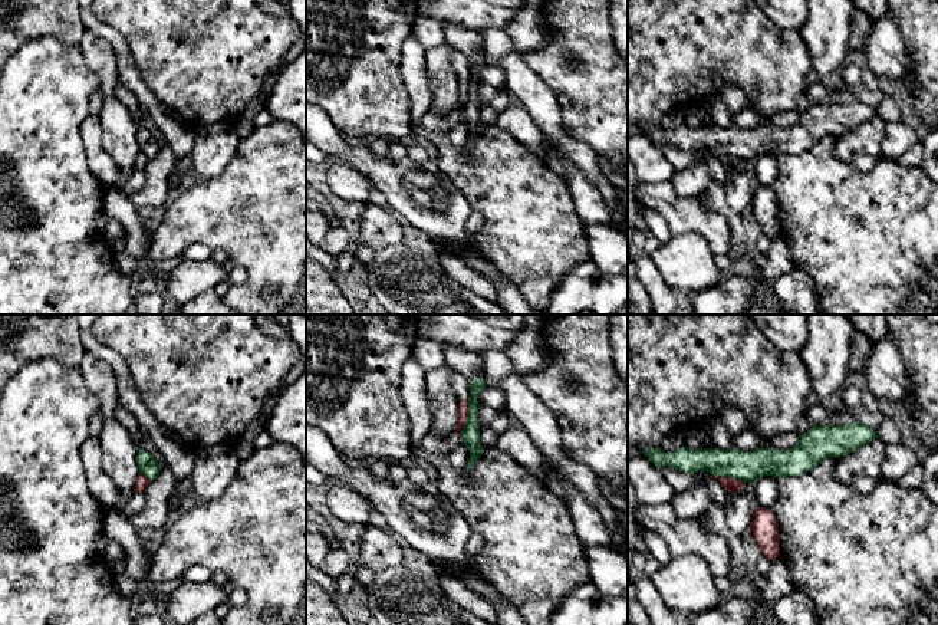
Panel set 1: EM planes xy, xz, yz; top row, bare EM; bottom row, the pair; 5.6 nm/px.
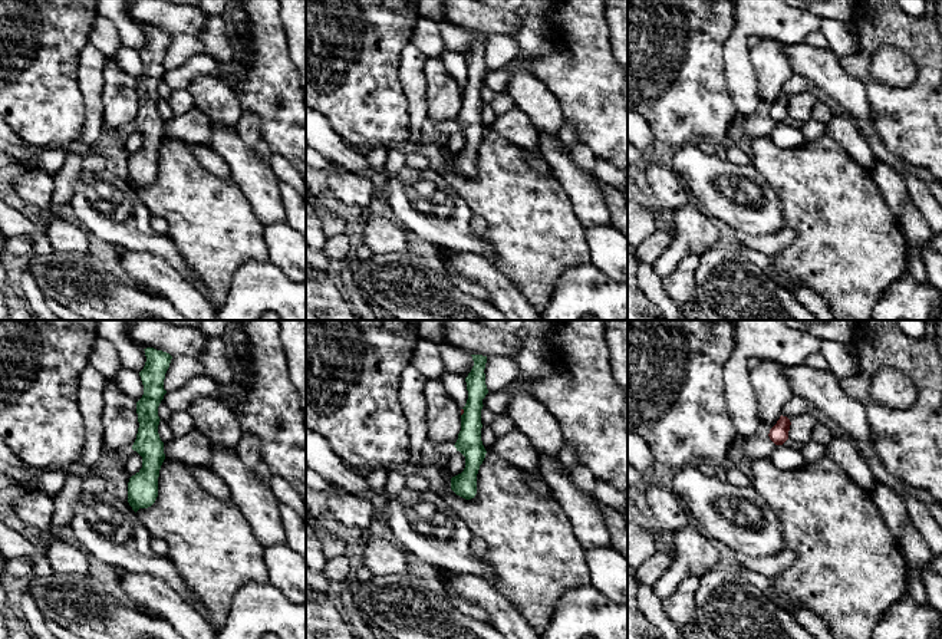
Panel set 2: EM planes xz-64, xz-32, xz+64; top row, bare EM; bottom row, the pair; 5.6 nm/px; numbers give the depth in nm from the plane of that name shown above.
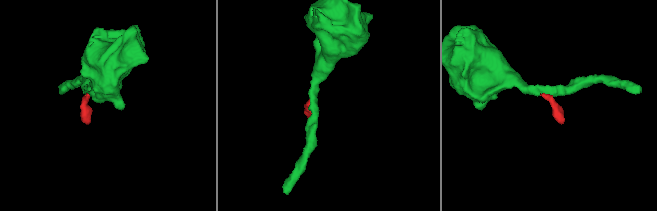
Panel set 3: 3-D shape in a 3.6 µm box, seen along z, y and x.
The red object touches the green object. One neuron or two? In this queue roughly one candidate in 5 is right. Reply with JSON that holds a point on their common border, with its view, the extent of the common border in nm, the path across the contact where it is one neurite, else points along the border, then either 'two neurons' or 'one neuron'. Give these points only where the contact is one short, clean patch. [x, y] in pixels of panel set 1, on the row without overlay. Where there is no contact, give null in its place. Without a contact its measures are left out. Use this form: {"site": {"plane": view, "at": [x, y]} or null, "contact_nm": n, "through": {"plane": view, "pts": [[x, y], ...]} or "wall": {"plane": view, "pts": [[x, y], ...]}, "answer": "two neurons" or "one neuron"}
{"site": {"plane": "xz", "at": [467, 92]}, "contact_nm": 200, "wall": {"plane": "xz", "pts": [[468, 75], [467, 101], [460, 109]]}, "answer": "two neurons"}

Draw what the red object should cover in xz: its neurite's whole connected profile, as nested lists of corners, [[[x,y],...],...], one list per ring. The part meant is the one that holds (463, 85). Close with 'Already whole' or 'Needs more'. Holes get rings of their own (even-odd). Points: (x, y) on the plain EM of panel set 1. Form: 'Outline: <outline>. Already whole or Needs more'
Outline: [[[452,50],[451,63],[458,75],[458,102],[455,111],[461,111],[464,103],[467,102],[468,95],[468,79],[470,79],[470,60],[460,52]]]. Needs more

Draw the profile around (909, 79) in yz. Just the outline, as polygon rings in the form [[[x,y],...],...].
[[[906,56],[906,62],[905,62],[905,73],[904,73],[902,82],[908,91],[908,95],[916,93],[918,82],[916,82],[916,76],[915,76],[915,69],[908,56]]]

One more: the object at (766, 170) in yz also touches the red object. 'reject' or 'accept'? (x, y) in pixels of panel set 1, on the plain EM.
reject

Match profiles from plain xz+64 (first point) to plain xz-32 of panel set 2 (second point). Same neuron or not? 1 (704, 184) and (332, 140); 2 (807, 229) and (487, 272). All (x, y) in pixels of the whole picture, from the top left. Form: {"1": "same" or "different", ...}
{"1": "same", "2": "different"}

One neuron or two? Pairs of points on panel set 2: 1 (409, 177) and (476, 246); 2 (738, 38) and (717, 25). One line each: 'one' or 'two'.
1: one
2: two

